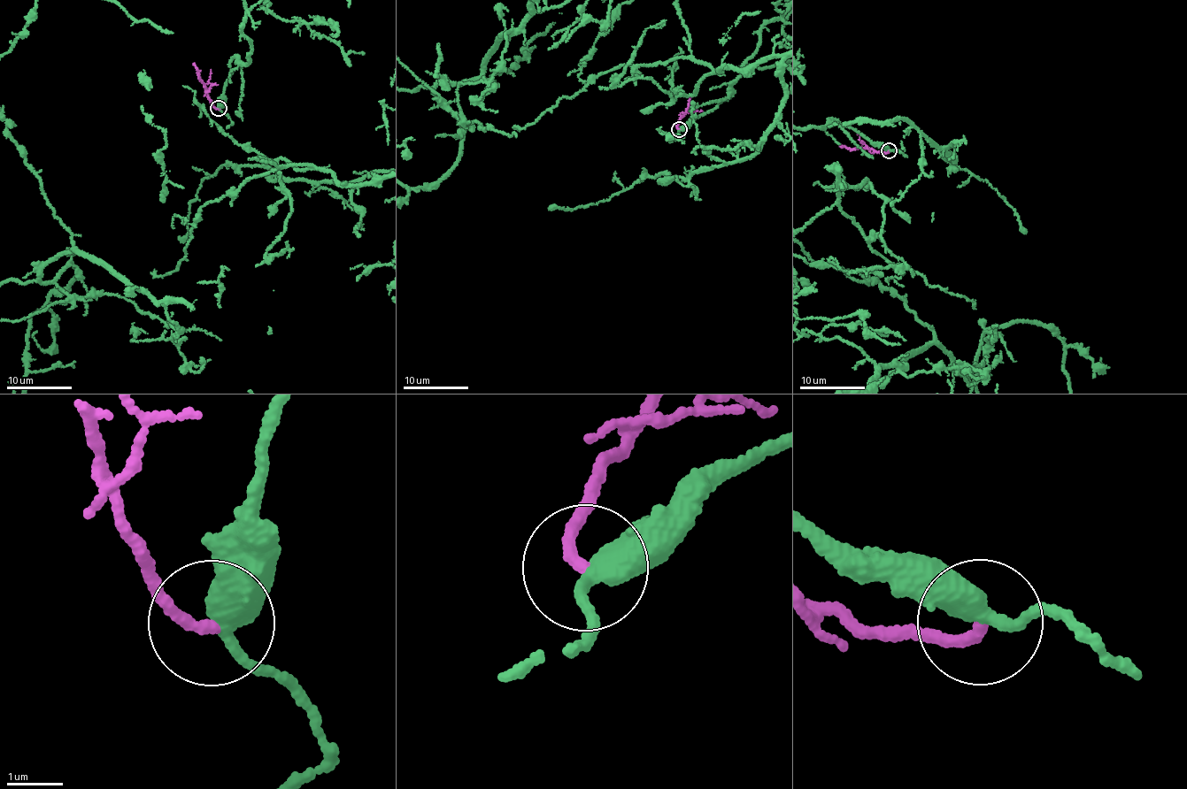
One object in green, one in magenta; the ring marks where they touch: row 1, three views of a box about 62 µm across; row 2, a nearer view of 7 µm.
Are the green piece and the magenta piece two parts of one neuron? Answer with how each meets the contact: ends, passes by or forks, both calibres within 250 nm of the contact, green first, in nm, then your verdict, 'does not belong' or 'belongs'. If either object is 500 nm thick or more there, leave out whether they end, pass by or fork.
green passes by; magenta ends there; 400 nm thick on the green side, 200 nm on the other; belongs

